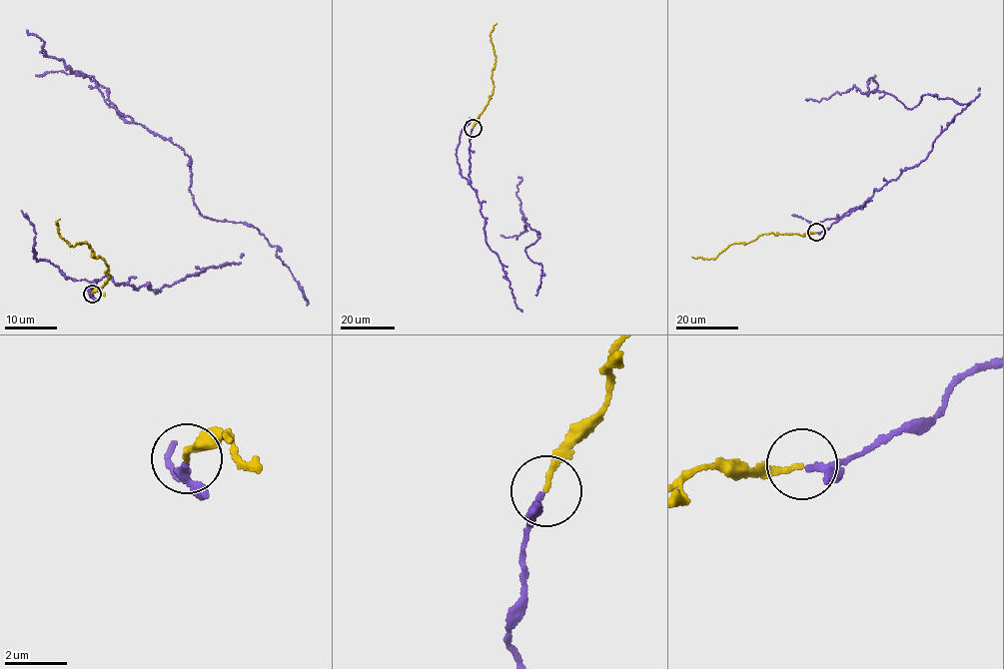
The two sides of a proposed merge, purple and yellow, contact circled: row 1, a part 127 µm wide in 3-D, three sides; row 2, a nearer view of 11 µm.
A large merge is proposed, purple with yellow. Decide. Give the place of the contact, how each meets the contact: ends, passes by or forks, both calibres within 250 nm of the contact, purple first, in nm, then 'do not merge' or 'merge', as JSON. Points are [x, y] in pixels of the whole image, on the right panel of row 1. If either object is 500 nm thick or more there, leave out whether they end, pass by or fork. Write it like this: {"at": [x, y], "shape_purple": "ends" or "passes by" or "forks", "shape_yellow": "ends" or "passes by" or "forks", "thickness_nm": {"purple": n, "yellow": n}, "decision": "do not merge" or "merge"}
{"at": [816, 232], "shape_purple": "passes by", "shape_yellow": "ends", "thickness_nm": {"purple": 170, "yellow": 160}, "decision": "merge"}

